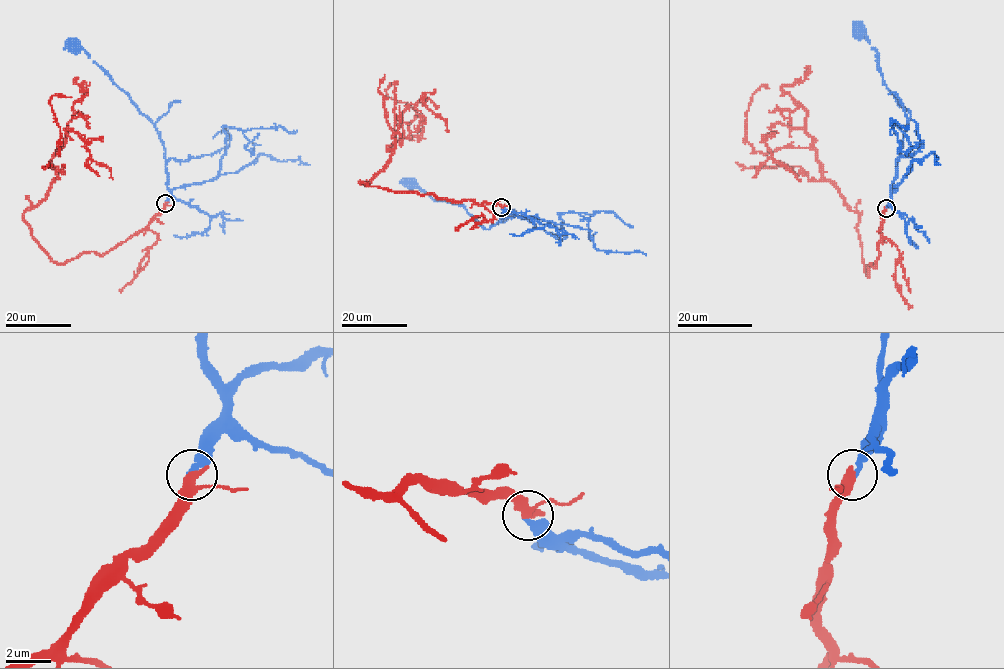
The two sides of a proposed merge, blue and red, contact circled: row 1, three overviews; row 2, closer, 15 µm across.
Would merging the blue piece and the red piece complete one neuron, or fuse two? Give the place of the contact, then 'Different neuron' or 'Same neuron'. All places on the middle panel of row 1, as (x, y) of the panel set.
Place: (501, 207). Same neuron

